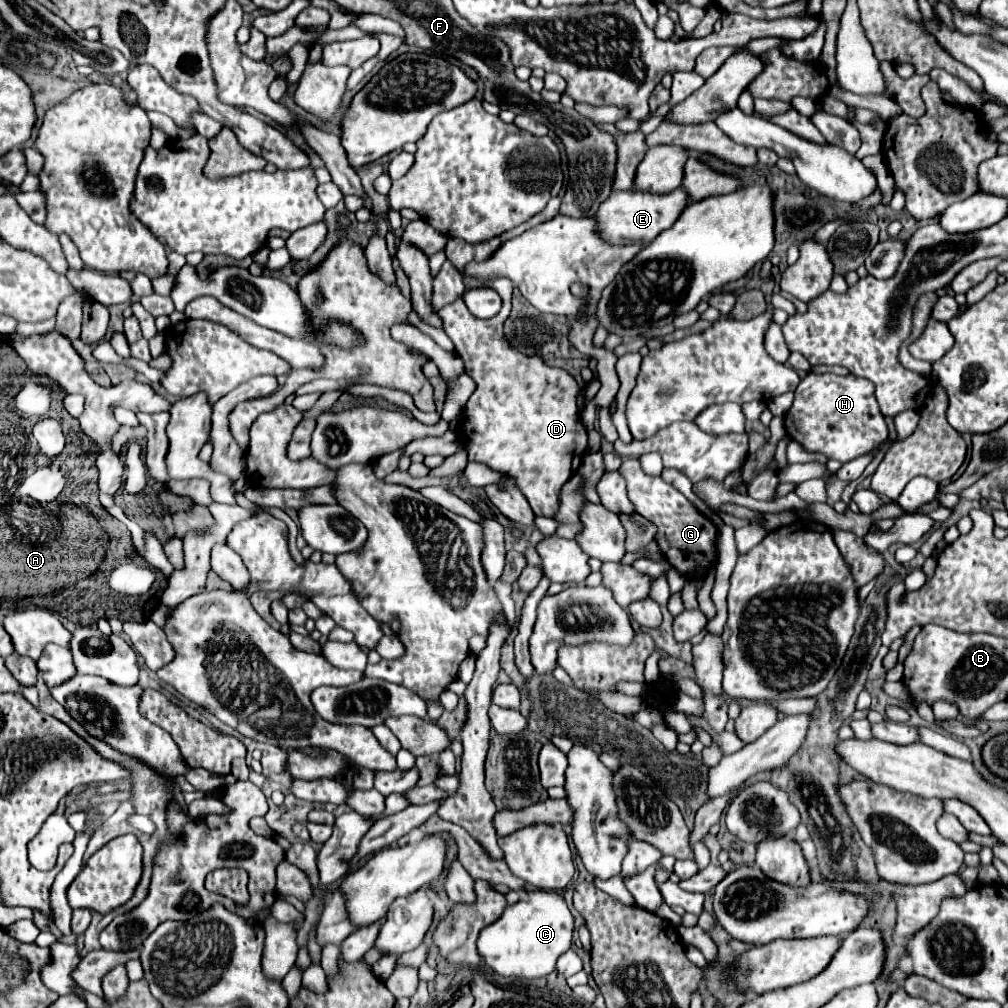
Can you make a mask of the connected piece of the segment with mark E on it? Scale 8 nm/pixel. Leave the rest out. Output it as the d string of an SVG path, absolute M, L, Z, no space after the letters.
M683 188L671 190L669 194L651 194L651 192L643 192L643 190L613 190L613 194L597 210L597 226L601 228L601 236L611 244L649 244L665 228L673 226L673 222L681 216L681 212L689 204L691 204L691 198L685 196Z

